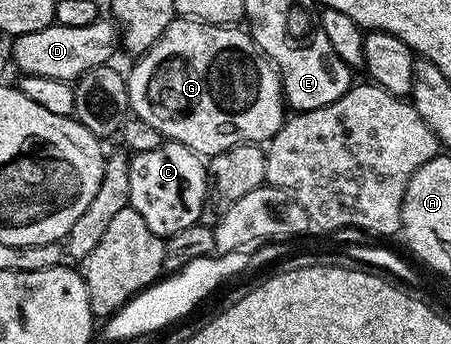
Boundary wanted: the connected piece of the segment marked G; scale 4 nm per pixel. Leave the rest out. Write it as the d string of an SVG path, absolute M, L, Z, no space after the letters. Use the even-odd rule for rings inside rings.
M177 17L172 20L172 24L162 33L162 37L149 51L135 60L136 68L127 72L128 80L128 105L131 114L135 118L146 121L146 125L154 125L154 129L165 140L180 143L184 147L189 147L201 157L211 157L222 153L231 147L237 147L240 143L255 143L257 145L267 144L269 139L282 129L286 118L286 104L284 102L284 85L280 77L280 72L276 70L271 59L260 50L260 46L252 39L247 30L236 25L221 25L219 23L201 23L198 19L187 17Z

